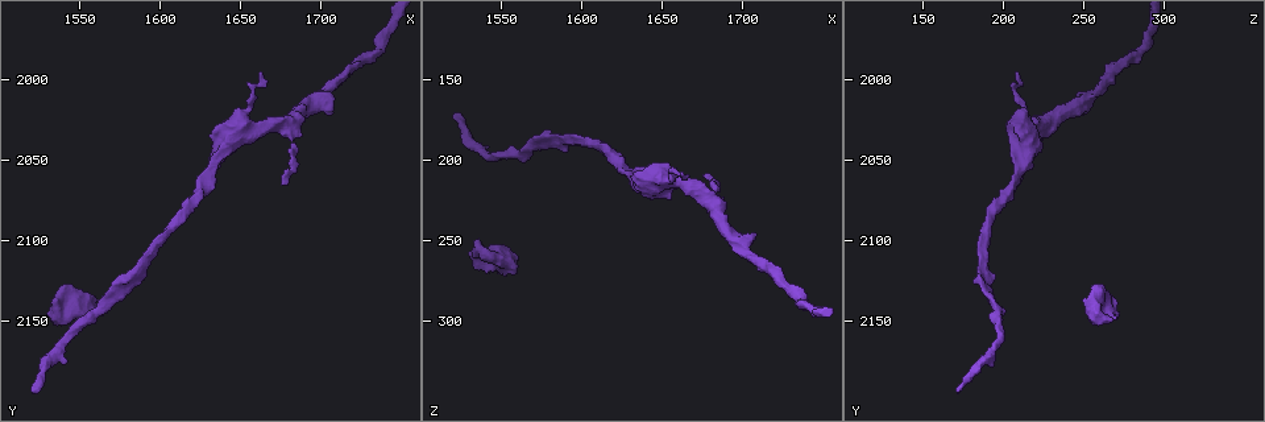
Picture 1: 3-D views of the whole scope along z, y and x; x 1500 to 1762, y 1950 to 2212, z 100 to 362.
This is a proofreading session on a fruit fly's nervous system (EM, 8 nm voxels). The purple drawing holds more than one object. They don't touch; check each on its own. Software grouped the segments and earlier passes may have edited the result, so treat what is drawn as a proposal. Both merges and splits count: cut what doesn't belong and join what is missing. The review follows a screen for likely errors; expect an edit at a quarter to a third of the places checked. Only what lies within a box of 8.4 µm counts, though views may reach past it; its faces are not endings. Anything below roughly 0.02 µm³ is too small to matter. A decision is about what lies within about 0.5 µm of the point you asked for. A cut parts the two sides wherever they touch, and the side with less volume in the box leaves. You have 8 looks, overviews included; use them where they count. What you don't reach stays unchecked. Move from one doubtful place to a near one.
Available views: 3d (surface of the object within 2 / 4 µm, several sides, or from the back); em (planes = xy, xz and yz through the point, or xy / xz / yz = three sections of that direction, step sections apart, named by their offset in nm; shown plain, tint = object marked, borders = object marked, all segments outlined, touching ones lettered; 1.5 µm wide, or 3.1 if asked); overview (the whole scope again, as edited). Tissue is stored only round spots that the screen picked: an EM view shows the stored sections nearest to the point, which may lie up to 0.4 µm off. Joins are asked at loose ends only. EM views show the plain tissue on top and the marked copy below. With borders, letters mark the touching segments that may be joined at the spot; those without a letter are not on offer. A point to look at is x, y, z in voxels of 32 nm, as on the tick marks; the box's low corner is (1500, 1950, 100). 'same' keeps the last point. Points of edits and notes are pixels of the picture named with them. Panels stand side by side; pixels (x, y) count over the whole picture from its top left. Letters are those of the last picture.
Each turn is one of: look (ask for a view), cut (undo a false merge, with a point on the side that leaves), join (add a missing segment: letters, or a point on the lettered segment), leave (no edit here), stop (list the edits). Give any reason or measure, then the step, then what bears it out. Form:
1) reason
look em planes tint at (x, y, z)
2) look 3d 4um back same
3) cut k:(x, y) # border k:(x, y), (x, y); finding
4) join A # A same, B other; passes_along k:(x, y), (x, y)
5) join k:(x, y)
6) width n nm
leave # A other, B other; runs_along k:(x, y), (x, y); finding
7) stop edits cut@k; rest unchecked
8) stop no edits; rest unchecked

look em xz step 8 borders at (1676, 2064, 208)

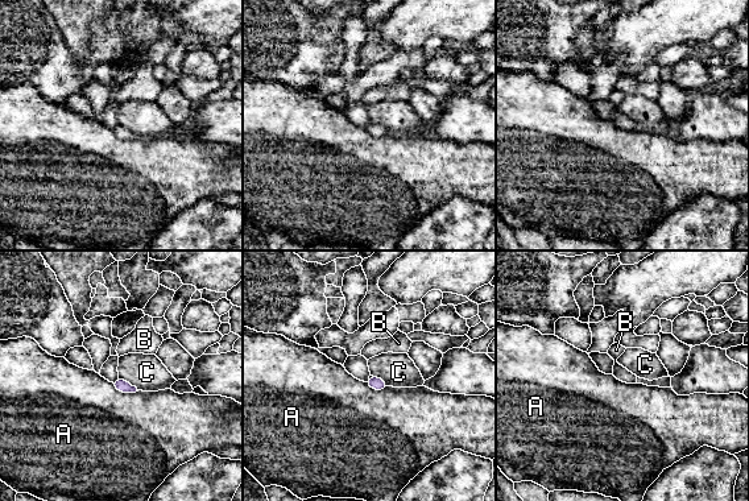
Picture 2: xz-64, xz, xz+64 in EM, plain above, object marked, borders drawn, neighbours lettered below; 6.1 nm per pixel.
another direction
look em planes borders same

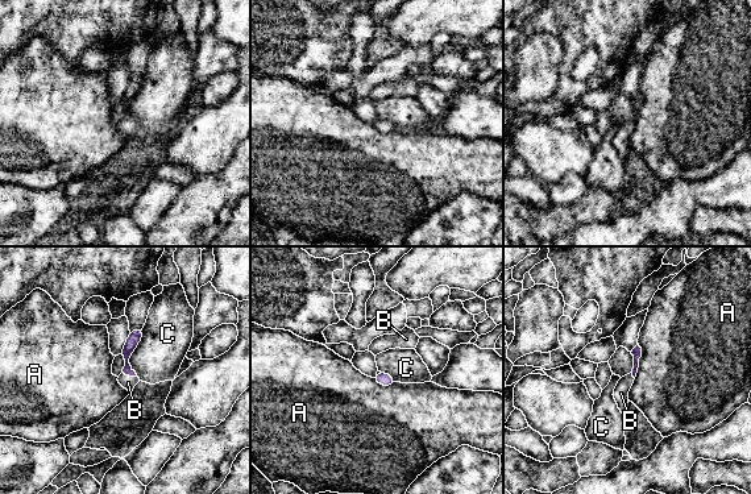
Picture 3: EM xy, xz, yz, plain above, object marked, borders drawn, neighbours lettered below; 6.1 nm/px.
join B # A other, B same, C other; the neuron continues

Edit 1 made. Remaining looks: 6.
branch stops here
look 3d 2um at (1662, 1998, 208)

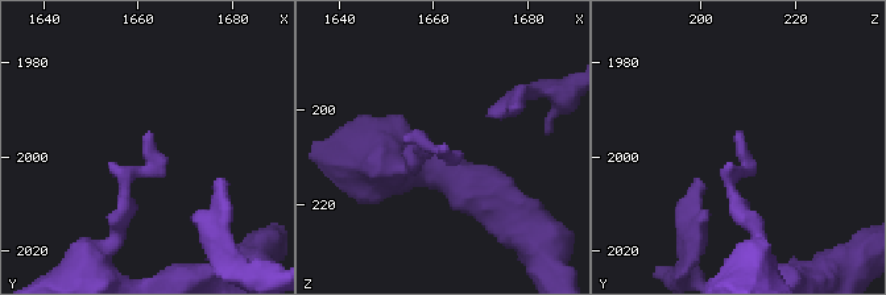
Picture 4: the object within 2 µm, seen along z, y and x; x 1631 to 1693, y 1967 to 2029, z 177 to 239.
now the EM
look em xz step 8 borders at (1662, 1996, 207)

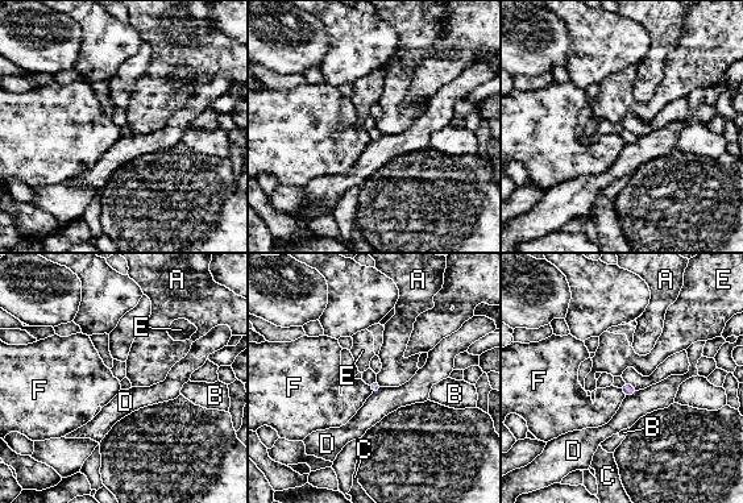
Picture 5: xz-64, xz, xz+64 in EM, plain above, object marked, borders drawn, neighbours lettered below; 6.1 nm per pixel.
look em planes borders same

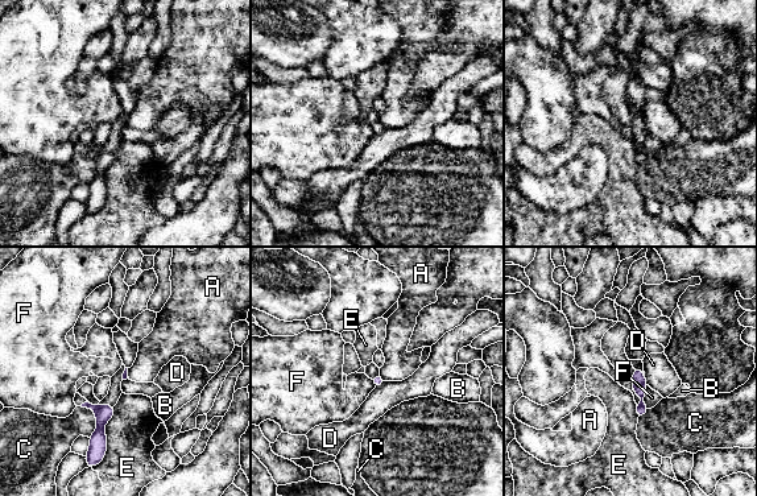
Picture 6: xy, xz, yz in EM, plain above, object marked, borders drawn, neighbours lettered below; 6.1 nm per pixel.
leave # A other, B other, C other, D other, E other, F other; runs_along 6:(636, 371), (642, 397), (640, 413); no lettered segment goes on from it

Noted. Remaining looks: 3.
thin end
look em yz step 8 borders at (1518, 2194, 172)

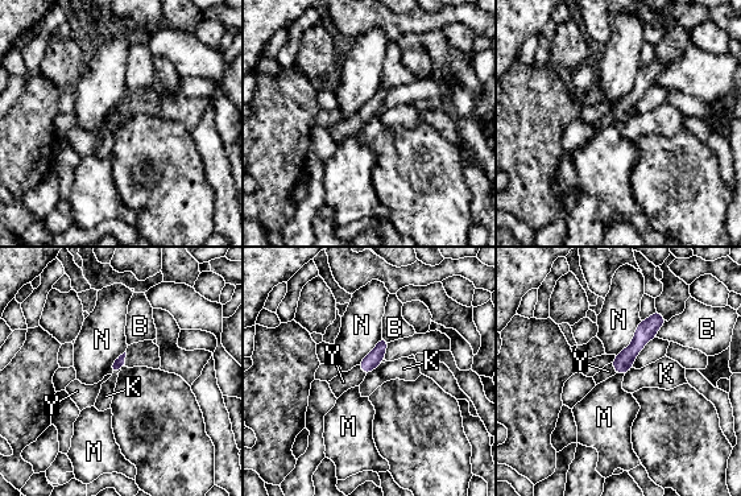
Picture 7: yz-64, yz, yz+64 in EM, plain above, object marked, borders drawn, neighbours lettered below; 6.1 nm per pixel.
join Y # B other, K other, M other, N other, Y same; passes_along 7:(373, 359), (361, 370), (343, 381); the neuron continues

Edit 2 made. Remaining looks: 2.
stop edits join@3, join@7; rest unchecked

